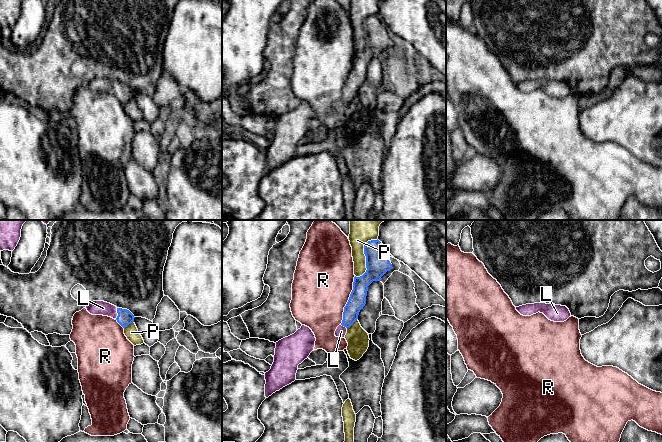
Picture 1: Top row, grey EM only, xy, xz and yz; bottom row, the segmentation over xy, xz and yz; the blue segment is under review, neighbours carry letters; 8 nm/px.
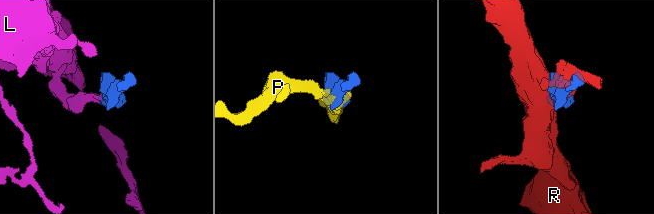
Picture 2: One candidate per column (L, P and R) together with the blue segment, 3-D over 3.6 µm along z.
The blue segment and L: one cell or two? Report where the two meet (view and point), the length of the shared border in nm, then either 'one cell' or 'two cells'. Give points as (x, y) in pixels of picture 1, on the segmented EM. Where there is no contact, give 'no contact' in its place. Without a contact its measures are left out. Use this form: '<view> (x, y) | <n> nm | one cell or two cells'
xy (118, 314) | 100 nm | one cell

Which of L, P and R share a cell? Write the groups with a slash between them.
L / P / R

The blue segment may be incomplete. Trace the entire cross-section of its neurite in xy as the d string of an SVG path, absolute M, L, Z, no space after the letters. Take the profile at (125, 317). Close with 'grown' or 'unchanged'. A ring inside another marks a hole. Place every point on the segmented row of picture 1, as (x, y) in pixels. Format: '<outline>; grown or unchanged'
M104 301L88 302L85 308L92 315L103 315L115 319L123 328L134 322L135 318L129 310L117 308Z; grown

